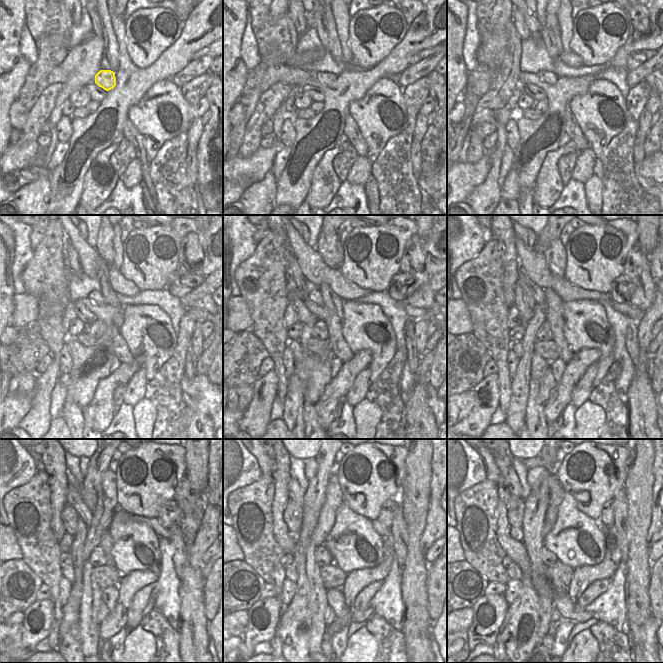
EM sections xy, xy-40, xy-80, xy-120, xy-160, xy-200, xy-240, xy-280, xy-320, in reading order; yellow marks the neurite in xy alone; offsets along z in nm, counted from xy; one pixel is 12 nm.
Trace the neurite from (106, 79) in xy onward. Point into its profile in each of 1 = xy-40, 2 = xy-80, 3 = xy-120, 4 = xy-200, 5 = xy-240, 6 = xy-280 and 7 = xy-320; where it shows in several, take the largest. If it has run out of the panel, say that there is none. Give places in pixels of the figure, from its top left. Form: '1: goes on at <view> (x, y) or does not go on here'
1: goes on at xy-40 (326, 78)
2: goes on at xy-80 (549, 77)
3: goes on at xy-120 (96, 297)
4: goes on at xy-200 (530, 288)
5: goes on at xy-240 (73, 497)
6: goes on at xy-280 (295, 492)
7: goes on at xy-320 (507, 471)

